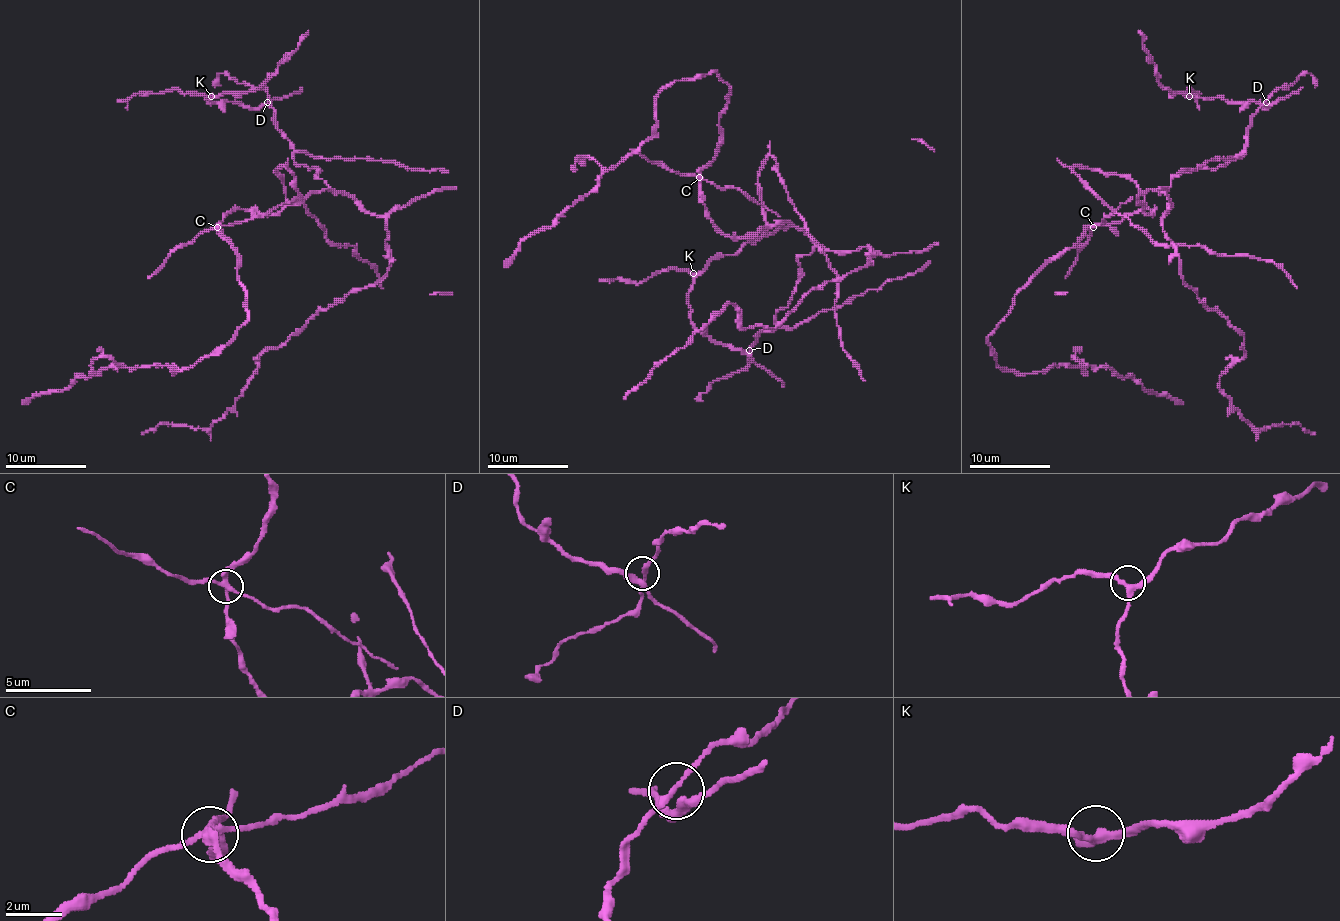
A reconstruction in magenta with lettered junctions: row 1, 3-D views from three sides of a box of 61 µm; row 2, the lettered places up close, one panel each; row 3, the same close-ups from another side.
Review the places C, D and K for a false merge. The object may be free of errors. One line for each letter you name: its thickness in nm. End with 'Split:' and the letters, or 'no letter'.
C: 280 nm thick
Split: C

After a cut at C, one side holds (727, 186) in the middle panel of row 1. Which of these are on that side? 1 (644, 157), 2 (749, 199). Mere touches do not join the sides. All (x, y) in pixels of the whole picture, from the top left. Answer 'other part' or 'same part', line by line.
1: same part
2: same part

